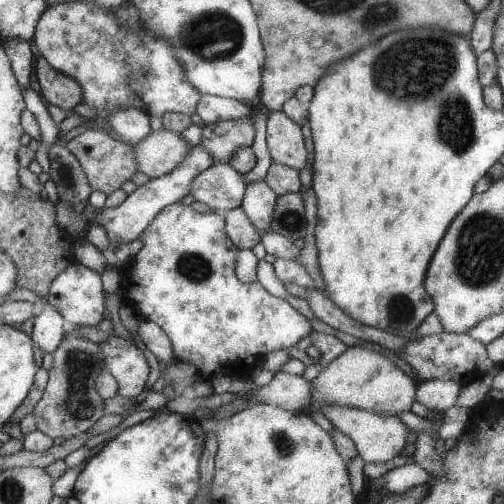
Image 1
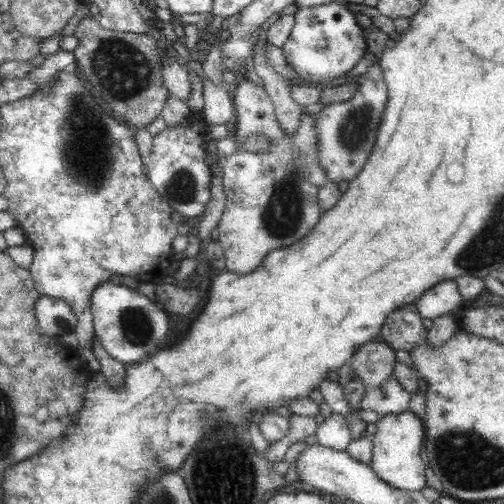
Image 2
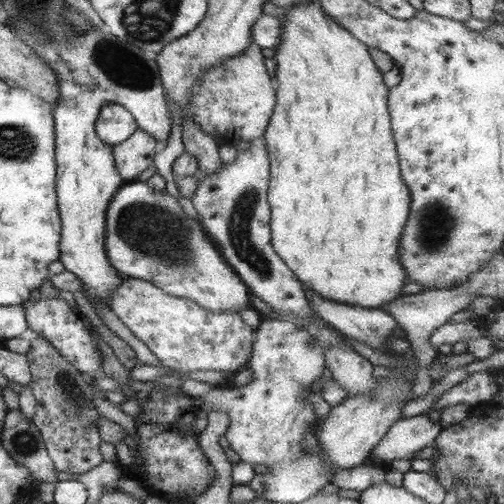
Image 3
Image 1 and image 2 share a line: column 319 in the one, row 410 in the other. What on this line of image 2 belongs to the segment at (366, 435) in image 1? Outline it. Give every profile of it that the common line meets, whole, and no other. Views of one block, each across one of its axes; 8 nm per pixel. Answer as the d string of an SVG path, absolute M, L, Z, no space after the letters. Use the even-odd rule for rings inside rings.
M412 410L404 414L388 414L382 416L376 422L376 434L372 436L374 440L374 456L372 456L372 470L376 470L376 476L388 482L388 486L398 488L398 490L408 490L408 492L420 492L426 486L424 478L424 448L426 448L426 432L424 432L424 422L418 414Z

